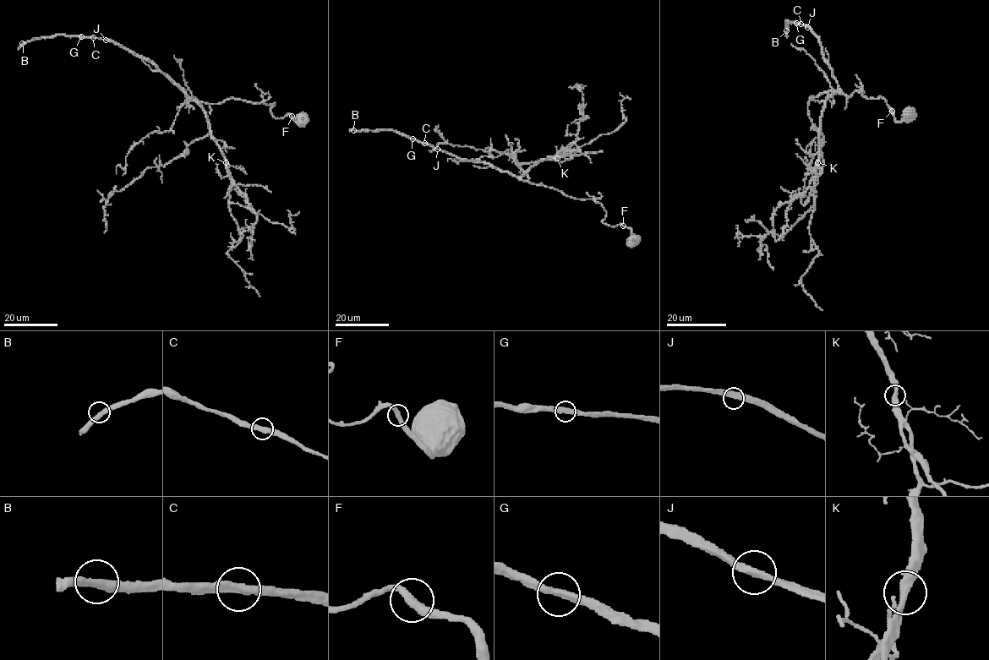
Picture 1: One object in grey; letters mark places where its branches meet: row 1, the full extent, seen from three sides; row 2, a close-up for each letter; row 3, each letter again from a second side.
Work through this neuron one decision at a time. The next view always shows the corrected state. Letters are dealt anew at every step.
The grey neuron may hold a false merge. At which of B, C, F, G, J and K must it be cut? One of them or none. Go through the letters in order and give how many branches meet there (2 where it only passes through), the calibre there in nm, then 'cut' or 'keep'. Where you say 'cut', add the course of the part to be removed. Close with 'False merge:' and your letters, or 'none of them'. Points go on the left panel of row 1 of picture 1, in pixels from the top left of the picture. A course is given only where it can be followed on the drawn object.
B: 2 branches meet; 400 nm thick; keep
C: 2 branches meet; 380 nm thick; keep
F: 2 branches meet; 360 nm thick; keep
G: 2 branches meet; 360 nm thick; keep
J: 2 branches meet; 360 nm thick; keep
K: 2 branches meet; 360 nm thick; keep
False merge: none of them

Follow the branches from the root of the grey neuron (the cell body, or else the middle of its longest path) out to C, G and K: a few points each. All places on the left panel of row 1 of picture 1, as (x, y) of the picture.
C: (303, 119), (300, 126), (289, 114), (275, 118), (270, 110), (275, 104), (192, 100), (150, 62), (93, 37)
G: (303, 119), (300, 126), (289, 114), (275, 118), (275, 104), (192, 100), (150, 62), (81, 36)
K: (303, 119), (300, 126), (289, 114), (275, 118), (270, 110), (275, 104), (195, 99), (226, 162)

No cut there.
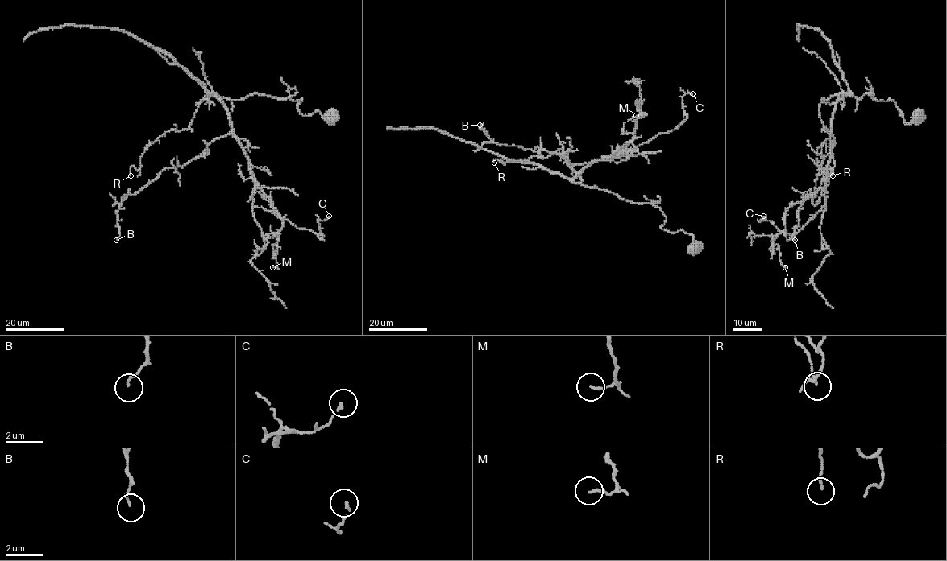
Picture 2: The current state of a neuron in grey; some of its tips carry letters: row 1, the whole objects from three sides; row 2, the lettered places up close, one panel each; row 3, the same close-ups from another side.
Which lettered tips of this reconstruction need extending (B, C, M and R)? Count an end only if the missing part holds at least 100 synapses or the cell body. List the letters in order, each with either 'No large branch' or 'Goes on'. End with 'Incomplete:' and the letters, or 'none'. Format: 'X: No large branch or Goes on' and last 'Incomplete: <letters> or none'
B: No large branch
C: No large branch
M: No large branch
R: No large branch
Incomplete: none

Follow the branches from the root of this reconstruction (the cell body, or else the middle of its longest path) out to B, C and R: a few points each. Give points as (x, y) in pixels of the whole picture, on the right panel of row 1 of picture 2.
B: (916, 116), (907, 123), (894, 101), (869, 93), (836, 104), (834, 144), (798, 211), (795, 240)
C: (916, 116), (907, 123), (891, 100), (846, 94), (832, 114), (824, 205), (789, 239), (763, 216)
R: (916, 116), (907, 123), (894, 101), (869, 93), (824, 99), (819, 113), (830, 135), (832, 175)

